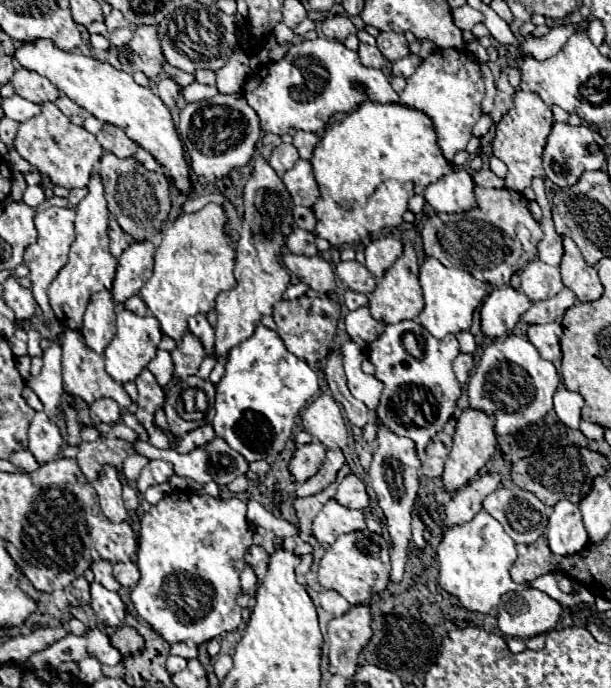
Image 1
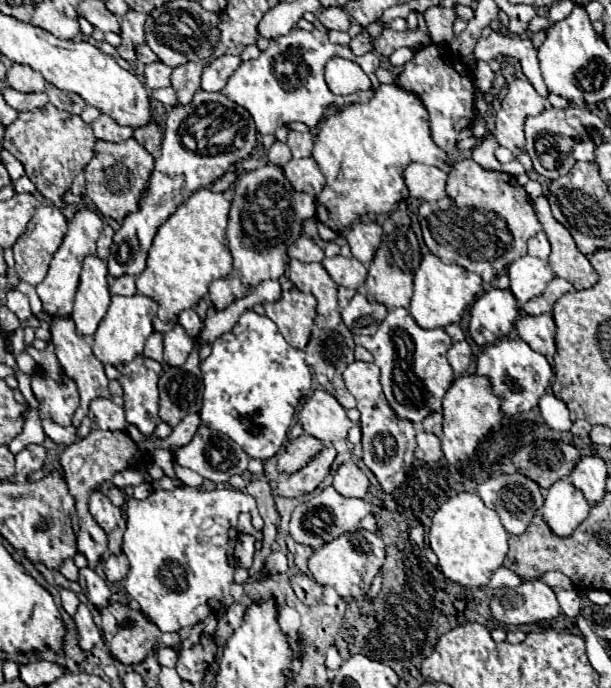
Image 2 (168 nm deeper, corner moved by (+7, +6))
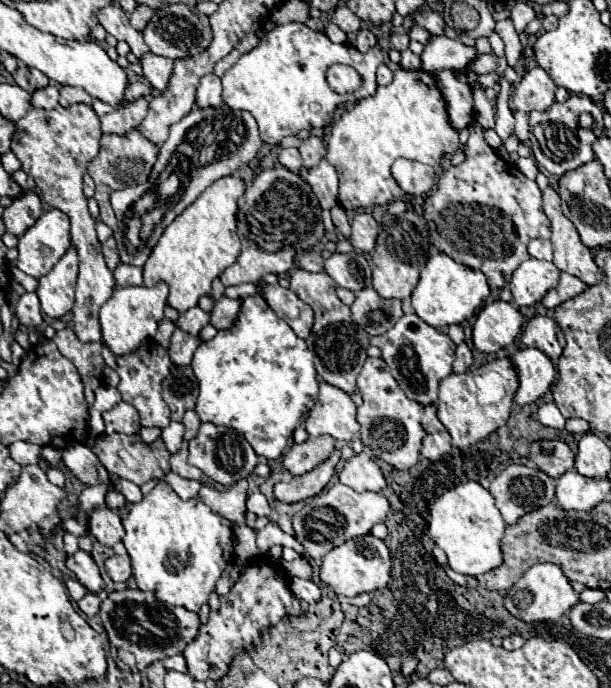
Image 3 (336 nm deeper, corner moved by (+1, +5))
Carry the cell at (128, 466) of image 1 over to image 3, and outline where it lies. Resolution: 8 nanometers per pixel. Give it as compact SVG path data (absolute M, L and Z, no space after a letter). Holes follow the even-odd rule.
M187 410L185 418L183 418L183 424L185 424L185 436L183 438L189 442L189 440L193 440L197 436L199 426L201 426L201 420L199 420L197 412L195 410Z

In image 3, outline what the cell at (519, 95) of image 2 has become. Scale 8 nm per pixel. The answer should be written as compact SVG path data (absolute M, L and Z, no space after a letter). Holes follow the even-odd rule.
M537 66L523 76L523 80L519 82L519 86L511 96L509 106L513 112L521 110L529 114L533 110L547 110L553 102L555 102L555 84L547 76L547 72Z

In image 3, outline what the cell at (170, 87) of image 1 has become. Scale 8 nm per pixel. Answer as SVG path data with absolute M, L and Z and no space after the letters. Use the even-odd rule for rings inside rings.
M147 54L141 58L141 66L143 66L143 76L151 82L151 86L159 92L167 90L169 86L169 78L173 72L173 62L169 58L163 56L155 56L155 54Z

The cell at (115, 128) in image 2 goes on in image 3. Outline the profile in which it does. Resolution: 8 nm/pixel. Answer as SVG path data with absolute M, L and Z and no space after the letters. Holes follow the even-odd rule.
M145 98L133 100L131 104L125 104L123 108L117 108L111 114L101 116L99 118L101 120L101 130L105 134L123 136L143 122L143 118L147 116L147 108L149 108L149 104L147 104Z

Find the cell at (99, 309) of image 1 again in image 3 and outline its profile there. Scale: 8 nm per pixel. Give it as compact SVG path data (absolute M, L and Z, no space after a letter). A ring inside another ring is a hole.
M73 104L73 106L57 106L53 110L31 108L17 124L13 132L11 150L23 164L23 172L33 176L37 190L43 200L65 212L71 220L71 240L79 252L79 278L75 288L75 306L73 306L73 330L79 340L95 342L101 340L101 324L99 310L111 298L115 280L113 272L107 268L101 252L101 242L95 234L95 220L87 210L87 198L81 190L83 174L87 164L99 154L99 116L91 106Z

